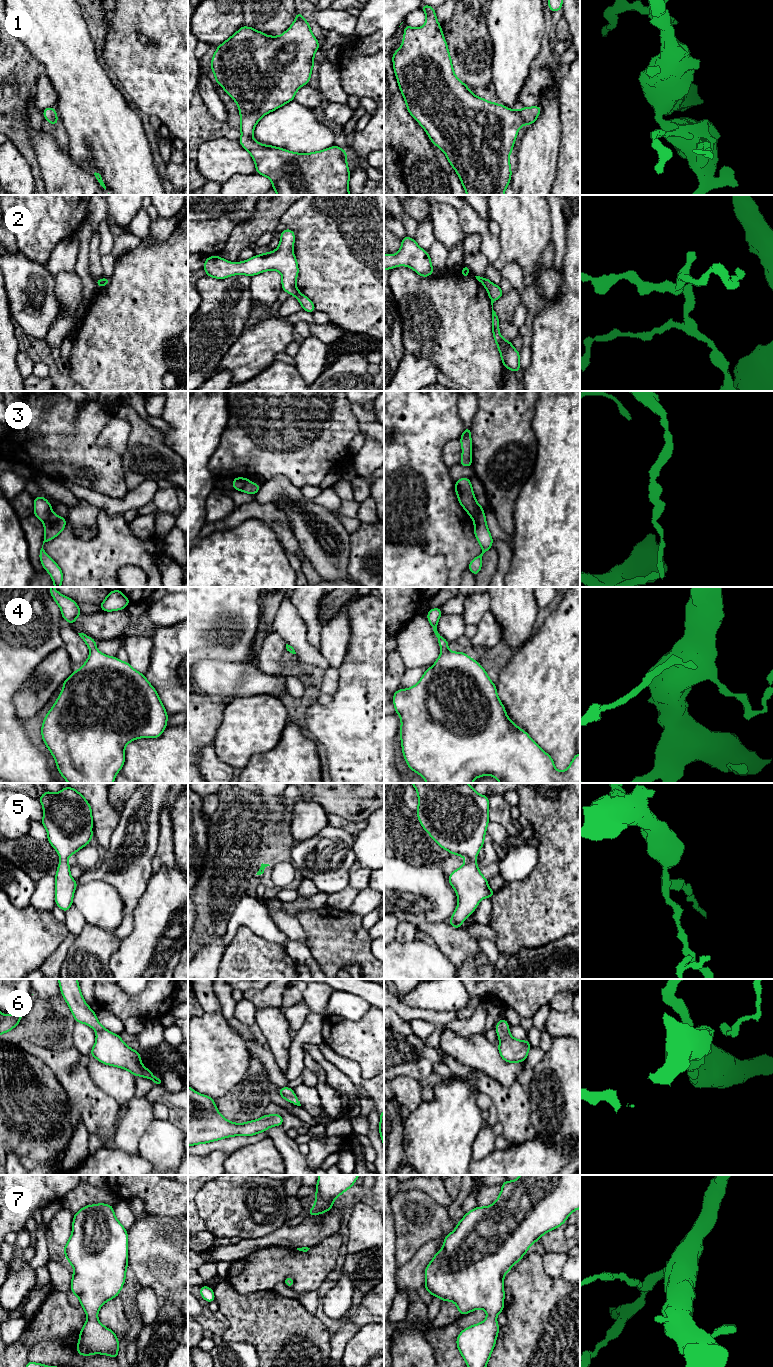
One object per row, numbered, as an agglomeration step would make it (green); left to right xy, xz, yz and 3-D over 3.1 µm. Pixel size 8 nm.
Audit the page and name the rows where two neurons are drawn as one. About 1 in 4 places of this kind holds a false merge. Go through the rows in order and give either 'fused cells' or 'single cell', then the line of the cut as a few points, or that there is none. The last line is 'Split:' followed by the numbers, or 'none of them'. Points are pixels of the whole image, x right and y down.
1: single cell; no cut
2: fused cells; cut in xz along (299, 293), (295, 296)
3: fused cells; cut in xy along (52, 512), (44, 522)
4: single cell; no cut
5: single cell; no cut
6: single cell; no cut
7: single cell; no cut
Split: 2, 3

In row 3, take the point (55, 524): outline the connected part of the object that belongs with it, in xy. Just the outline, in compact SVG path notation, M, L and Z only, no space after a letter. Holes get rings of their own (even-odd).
M51 513L48 520L44 522L44 541L48 542L57 537L66 526L66 518L57 516L55 513ZM42 548L39 552L39 557L43 568L50 574L54 587L61 587L63 581L63 572L57 563L45 552Z

